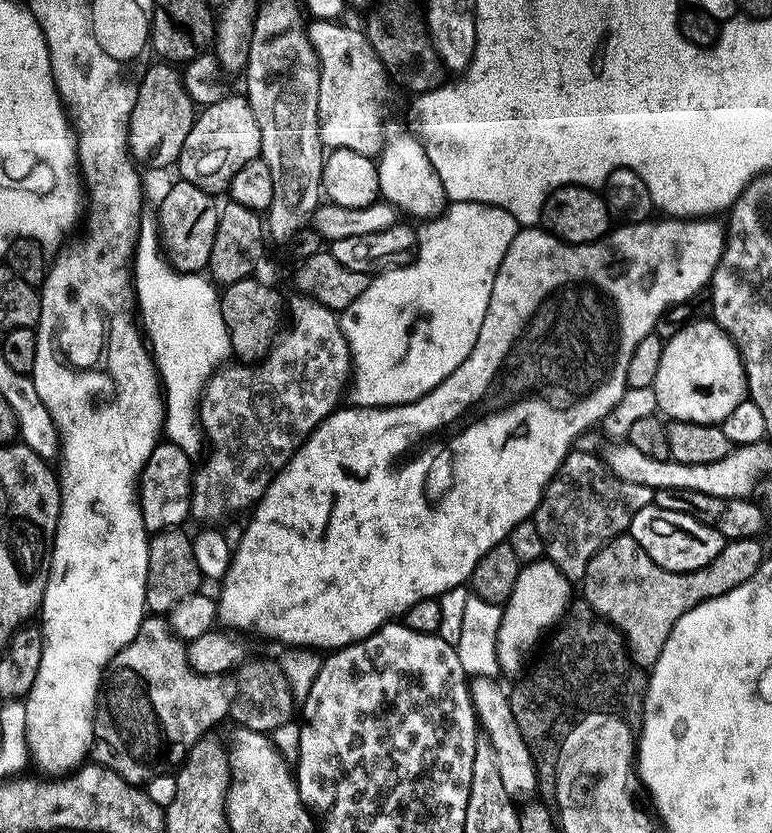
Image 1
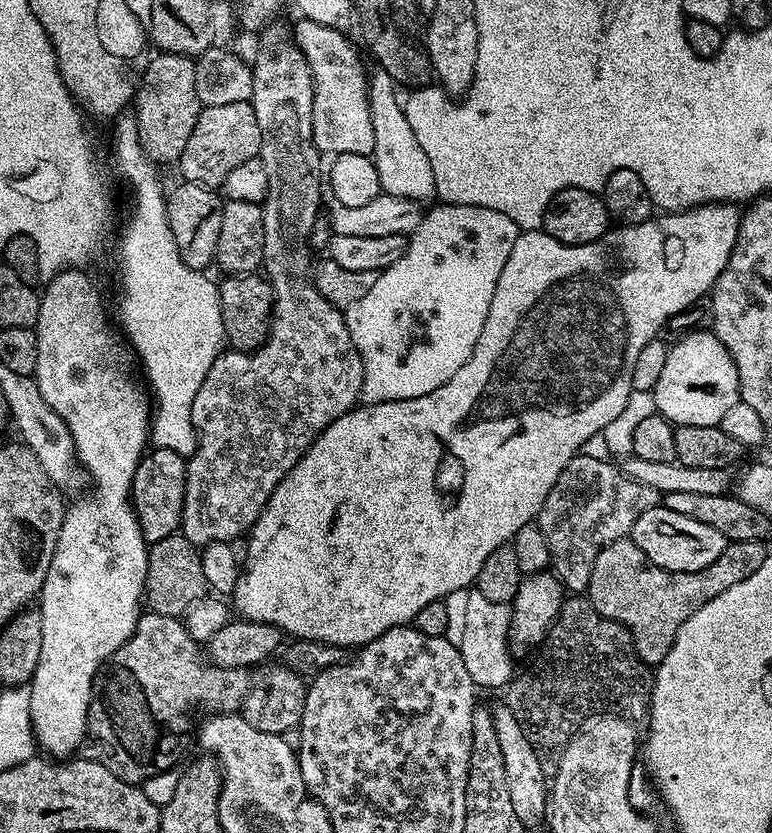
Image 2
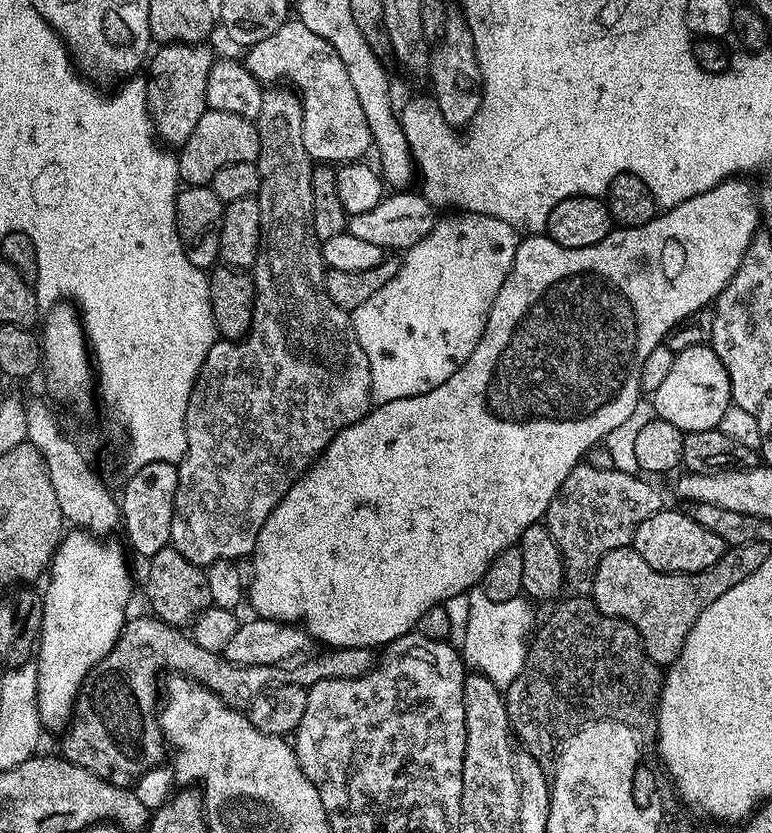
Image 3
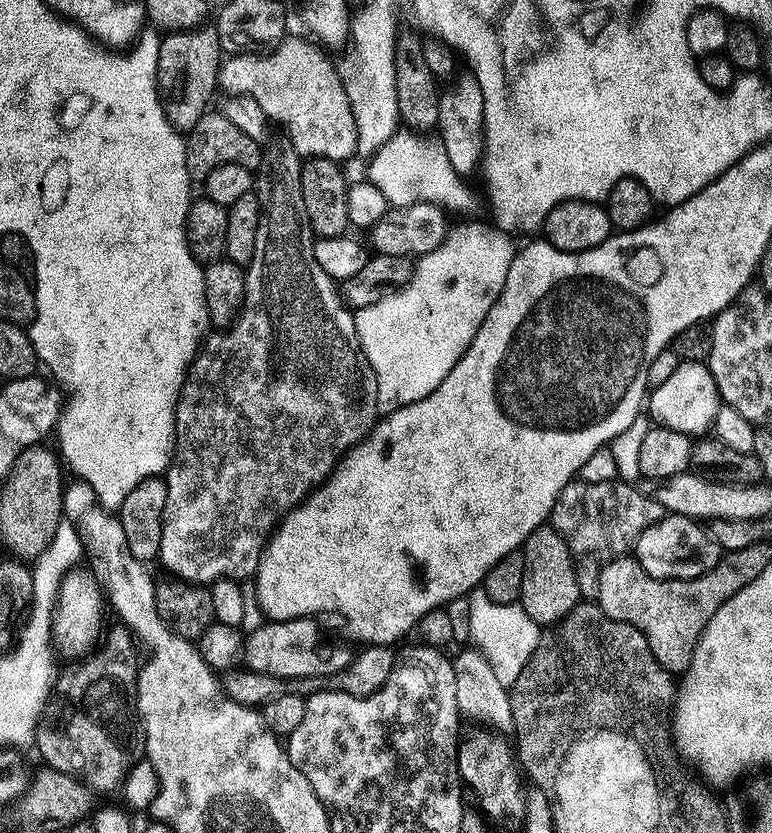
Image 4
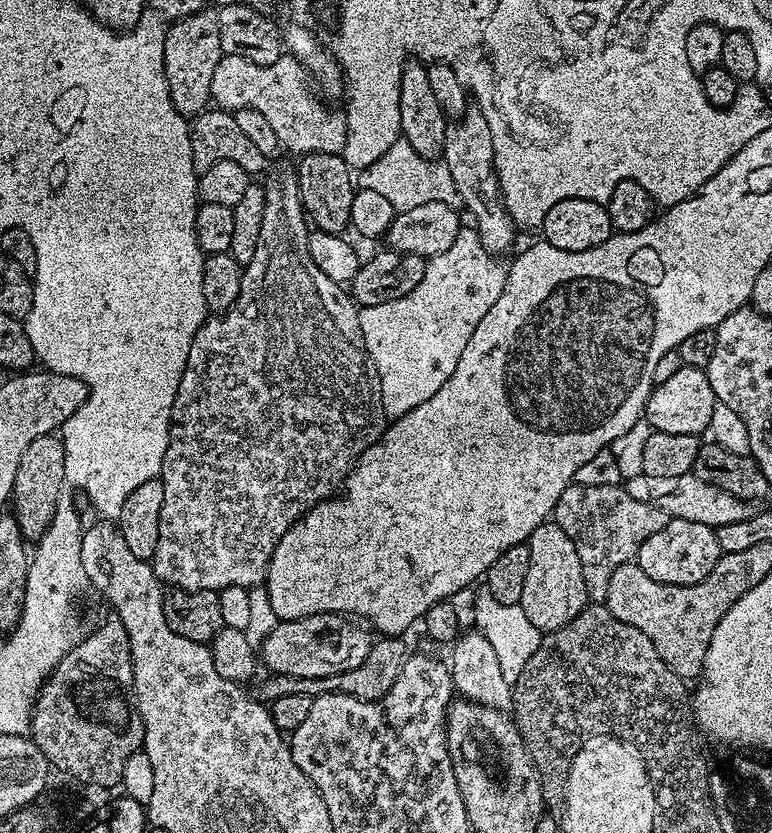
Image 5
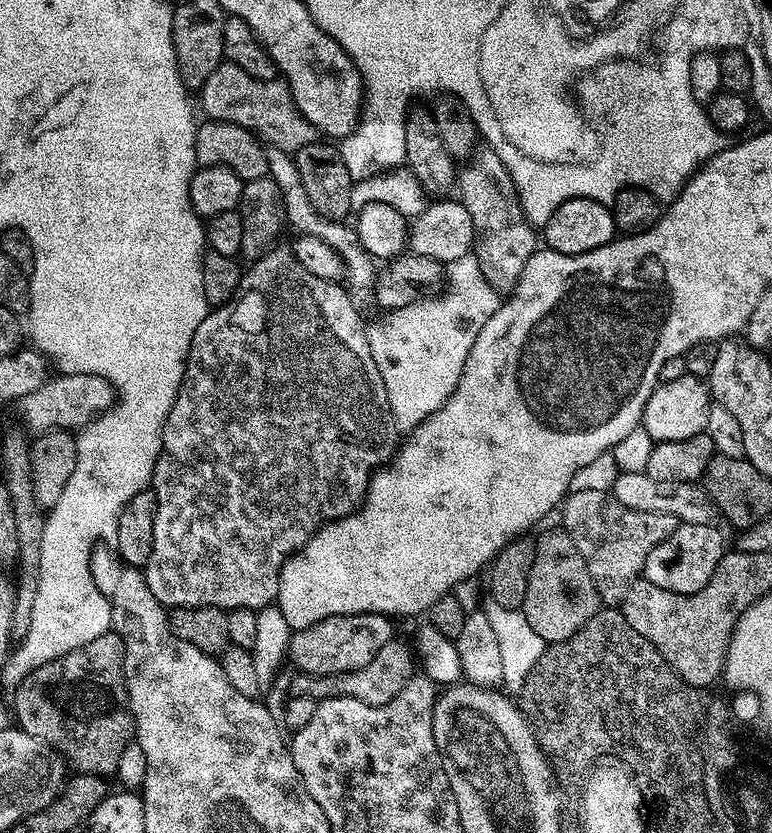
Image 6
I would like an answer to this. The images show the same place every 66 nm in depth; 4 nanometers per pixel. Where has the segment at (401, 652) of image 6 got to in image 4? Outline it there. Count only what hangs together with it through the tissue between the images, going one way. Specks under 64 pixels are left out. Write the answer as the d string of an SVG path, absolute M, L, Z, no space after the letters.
M369 644L361 647L357 651L350 663L340 672L334 672L329 676L295 676L285 680L279 676L253 672L247 666L236 666L231 670L225 671L222 676L222 687L234 702L245 704L247 708L262 706L270 698L278 698L282 694L298 694L302 697L313 696L316 692L331 690L333 692L350 692L355 696L368 696L371 692L376 692L390 678L394 670L398 656L387 644Z

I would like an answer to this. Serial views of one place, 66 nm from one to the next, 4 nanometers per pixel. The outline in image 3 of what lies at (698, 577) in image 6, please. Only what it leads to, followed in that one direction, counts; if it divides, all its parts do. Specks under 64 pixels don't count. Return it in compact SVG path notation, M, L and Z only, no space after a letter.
M661 510L658 514L646 518L646 522L638 526L631 547L659 572L701 572L714 566L726 547L722 538L718 538L718 534L710 534L710 530L702 530L698 522L688 517L687 511L668 511Z

